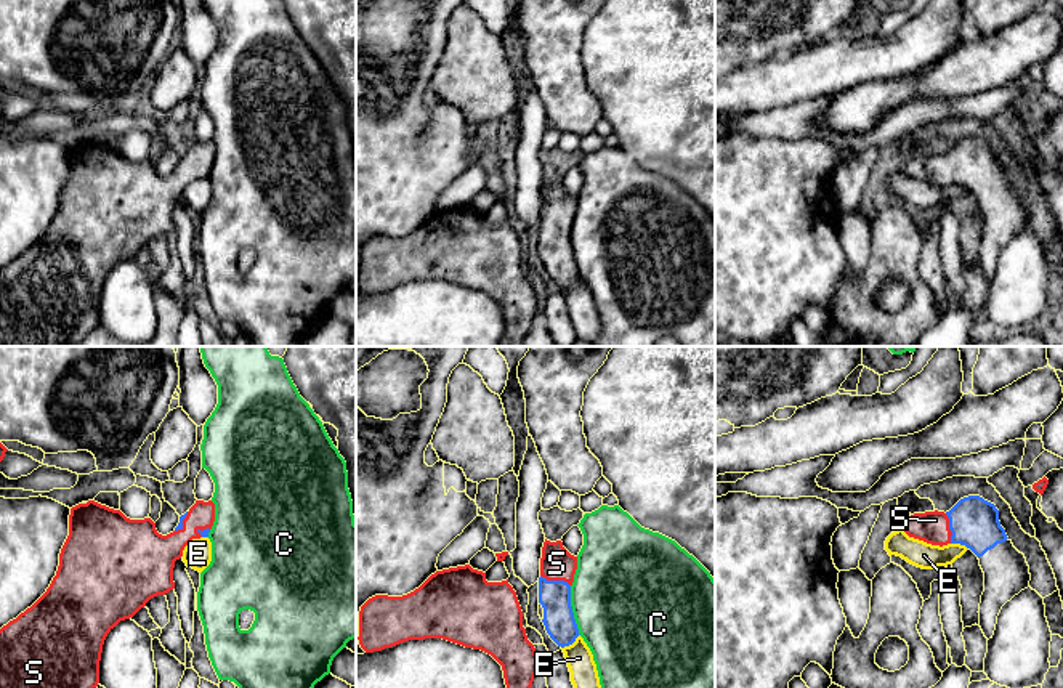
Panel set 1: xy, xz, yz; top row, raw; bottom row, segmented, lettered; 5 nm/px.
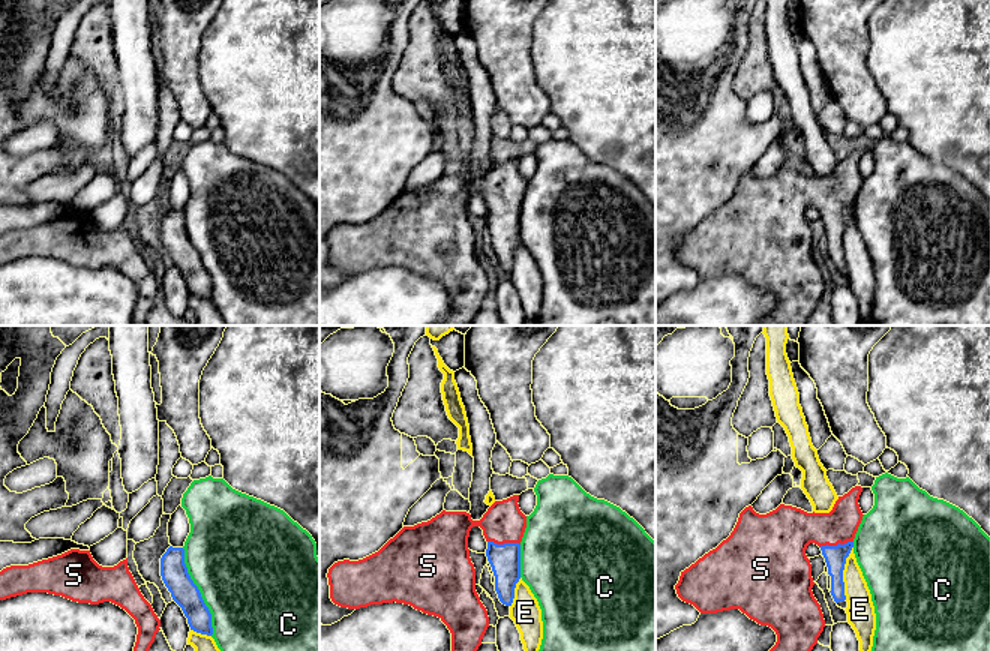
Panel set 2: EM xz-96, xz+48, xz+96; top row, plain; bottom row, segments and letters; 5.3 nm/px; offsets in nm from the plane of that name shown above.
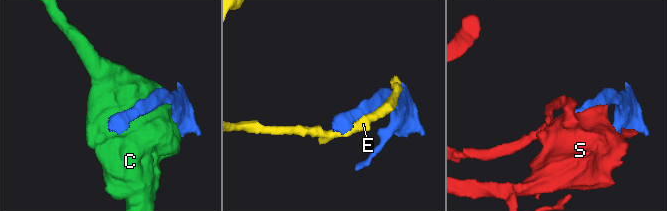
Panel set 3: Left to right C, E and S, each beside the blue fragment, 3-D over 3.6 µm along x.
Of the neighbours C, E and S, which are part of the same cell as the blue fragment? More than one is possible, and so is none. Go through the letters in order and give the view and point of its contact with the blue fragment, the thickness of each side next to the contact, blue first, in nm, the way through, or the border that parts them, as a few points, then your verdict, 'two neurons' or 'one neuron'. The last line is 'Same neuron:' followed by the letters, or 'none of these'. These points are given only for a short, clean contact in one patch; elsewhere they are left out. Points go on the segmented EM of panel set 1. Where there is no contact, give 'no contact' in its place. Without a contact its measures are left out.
C: contact xz (571, 610); calibres 160 and 480 nm; two neurons
E: contact xz (571, 643); calibres 160 and 140 nm; two neurons
S: contact xz (555, 581); calibres 160 and 170 nm; way xz (553, 595), (555, 581), (557, 563); one neuron
Same neuron: S

